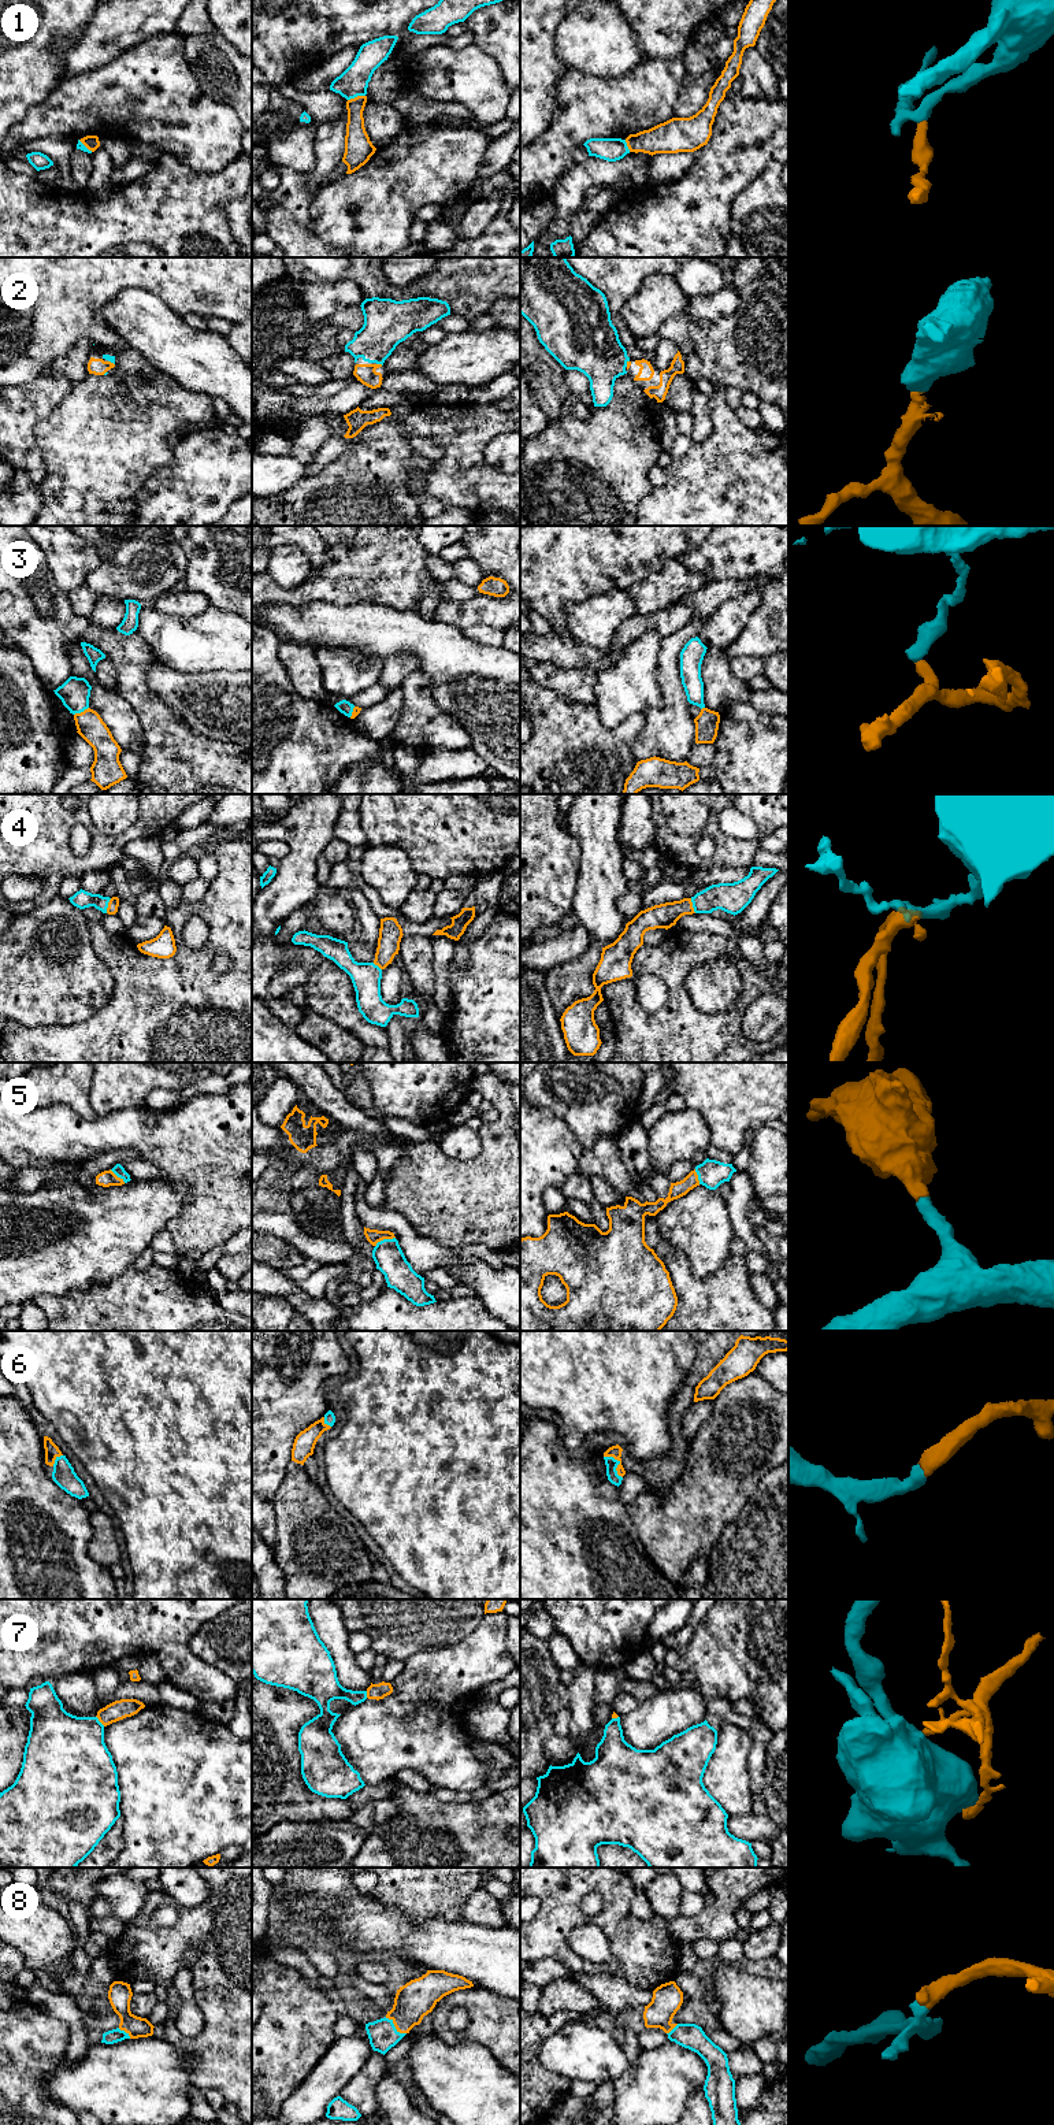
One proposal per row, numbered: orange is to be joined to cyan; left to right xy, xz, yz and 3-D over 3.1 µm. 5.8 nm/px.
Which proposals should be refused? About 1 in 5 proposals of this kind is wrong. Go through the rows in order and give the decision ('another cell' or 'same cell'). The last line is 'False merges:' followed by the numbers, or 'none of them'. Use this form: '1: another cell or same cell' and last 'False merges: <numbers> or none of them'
1: another cell
2: same cell
3: another cell
4: same cell
5: same cell
6: same cell
7: another cell
8: same cell
False merges: 1, 3, 7

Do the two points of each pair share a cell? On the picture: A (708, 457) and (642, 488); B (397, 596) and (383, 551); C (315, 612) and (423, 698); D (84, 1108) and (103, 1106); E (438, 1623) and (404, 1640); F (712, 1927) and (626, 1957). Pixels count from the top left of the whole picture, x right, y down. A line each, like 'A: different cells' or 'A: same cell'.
A: different cells
B: same cell
C: different cells
D: different cells
E: same cell
F: different cells

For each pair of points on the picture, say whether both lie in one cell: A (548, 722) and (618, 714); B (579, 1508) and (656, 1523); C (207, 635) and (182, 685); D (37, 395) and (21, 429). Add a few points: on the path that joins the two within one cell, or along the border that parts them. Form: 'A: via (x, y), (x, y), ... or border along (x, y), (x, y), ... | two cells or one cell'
A: border along (594, 705), (607, 727), (616, 727), (631, 714) | two cells
B: border along (626, 1506), (644, 1546) | two cells
C: border along (159, 660), (182, 672), (221, 671) | two cells
D: via (32, 403), (21, 416), (21, 421) | one cell

